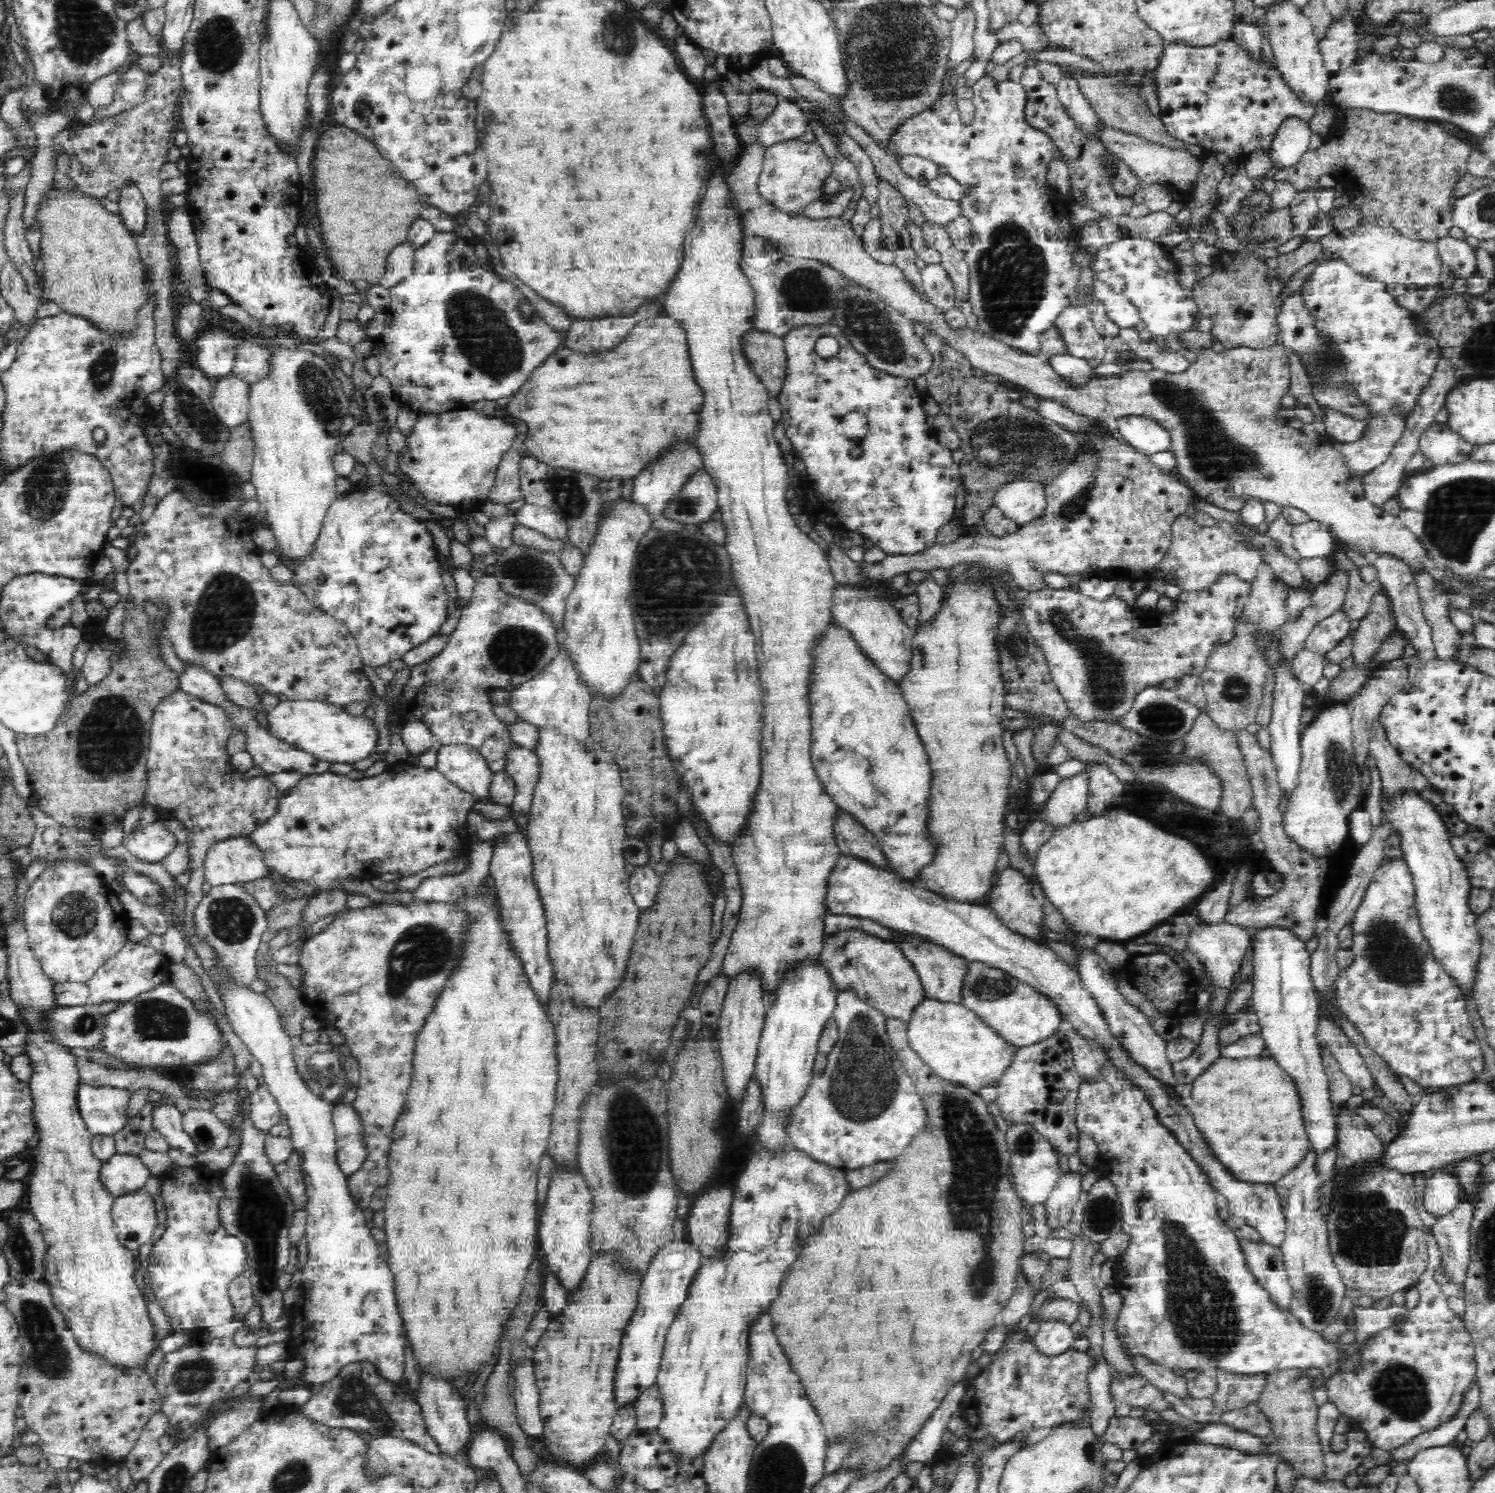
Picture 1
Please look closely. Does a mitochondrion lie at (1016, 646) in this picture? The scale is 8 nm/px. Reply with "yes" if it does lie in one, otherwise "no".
yes

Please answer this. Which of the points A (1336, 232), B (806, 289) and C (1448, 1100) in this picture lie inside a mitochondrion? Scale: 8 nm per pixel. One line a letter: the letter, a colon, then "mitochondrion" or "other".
A: other
B: mitochondrion
C: mitochondrion

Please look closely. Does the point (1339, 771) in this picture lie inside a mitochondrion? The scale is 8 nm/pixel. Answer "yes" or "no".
yes

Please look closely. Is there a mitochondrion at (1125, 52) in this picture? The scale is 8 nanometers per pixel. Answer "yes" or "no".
yes

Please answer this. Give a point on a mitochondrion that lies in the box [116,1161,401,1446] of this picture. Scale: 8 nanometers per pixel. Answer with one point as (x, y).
(356, 1396)

